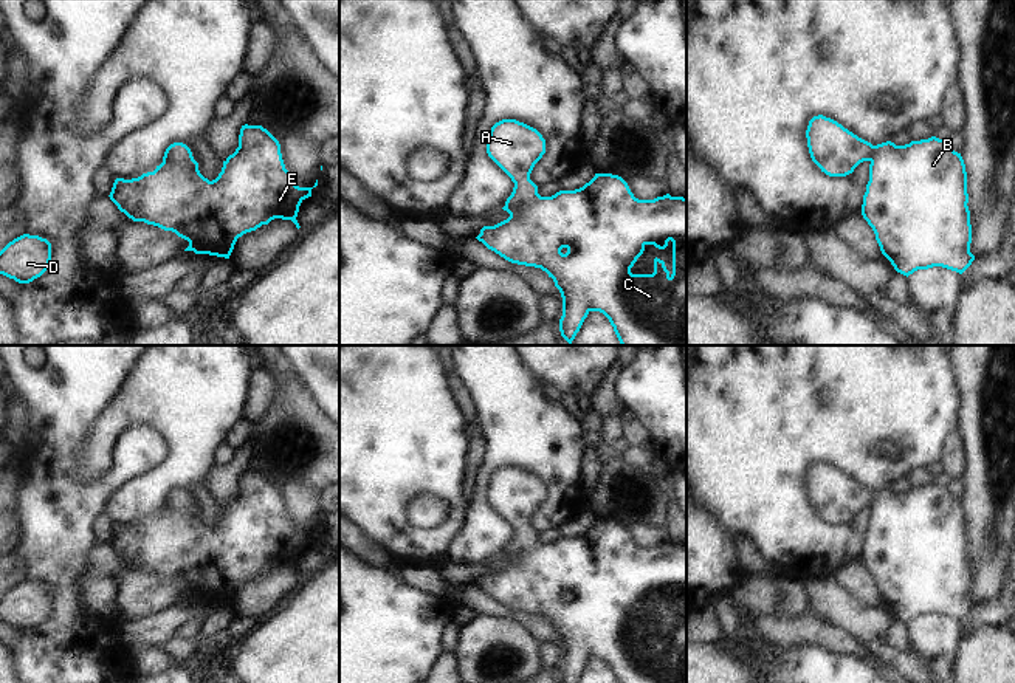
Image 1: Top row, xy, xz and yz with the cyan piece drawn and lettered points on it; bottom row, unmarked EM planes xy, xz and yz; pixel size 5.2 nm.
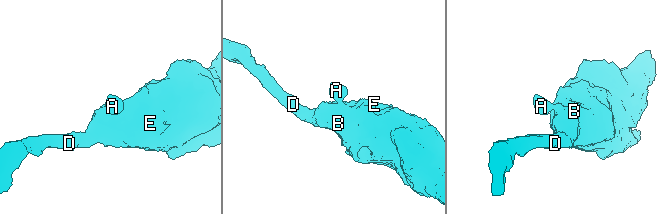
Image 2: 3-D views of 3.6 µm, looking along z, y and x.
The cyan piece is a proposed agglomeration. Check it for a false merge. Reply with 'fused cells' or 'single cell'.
single cell

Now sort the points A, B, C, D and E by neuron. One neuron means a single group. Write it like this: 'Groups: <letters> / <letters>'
Groups: A B C D E.

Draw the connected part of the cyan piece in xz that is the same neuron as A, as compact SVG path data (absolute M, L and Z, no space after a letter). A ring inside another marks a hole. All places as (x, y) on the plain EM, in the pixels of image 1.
M502 466L491 474L487 500L511 525L514 534L502 554L510 564L494 573L483 573L476 585L505 607L541 615L553 626L563 644L561 683L576 683L590 658L603 660L617 683L686 683L686 545L666 541L654 547L638 547L628 530L612 520L595 520L580 536L541 544L530 520L545 500L545 486L536 475L516 466ZM669 587L673 589L671 620L657 604L652 621L631 620L646 592L665 596Z

